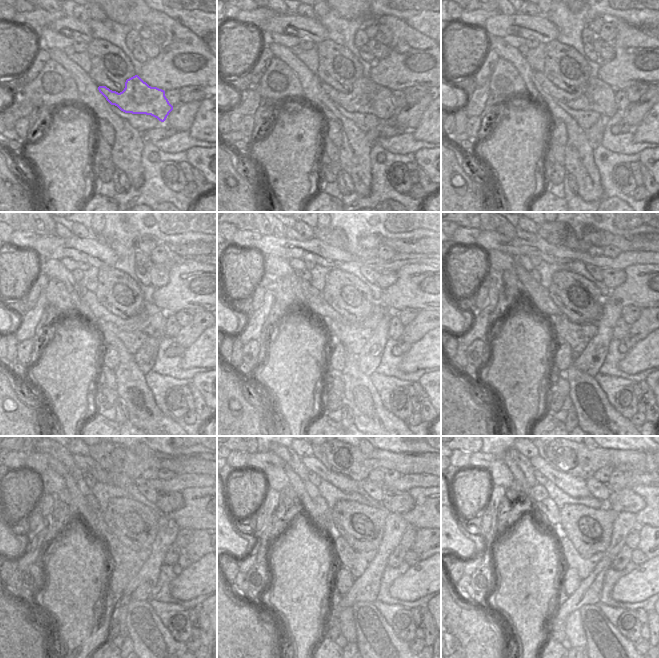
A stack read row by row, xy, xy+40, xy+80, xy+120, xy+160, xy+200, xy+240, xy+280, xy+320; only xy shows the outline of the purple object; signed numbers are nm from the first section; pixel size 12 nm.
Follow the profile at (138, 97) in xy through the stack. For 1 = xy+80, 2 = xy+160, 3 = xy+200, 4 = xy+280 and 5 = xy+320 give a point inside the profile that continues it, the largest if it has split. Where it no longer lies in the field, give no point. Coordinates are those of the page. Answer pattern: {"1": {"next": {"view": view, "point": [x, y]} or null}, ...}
{"1": {"next": {"view": "xy+80", "point": [596, 95]}}, "2": {"next": {"view": "xy+160", "point": [313, 299]}}, "3": {"next": {"view": "xy+200", "point": [539, 296]}}, "4": {"next": {"view": "xy+280", "point": [324, 521]}}, "5": {"next": {"view": "xy+320", "point": [520, 484]}}}

